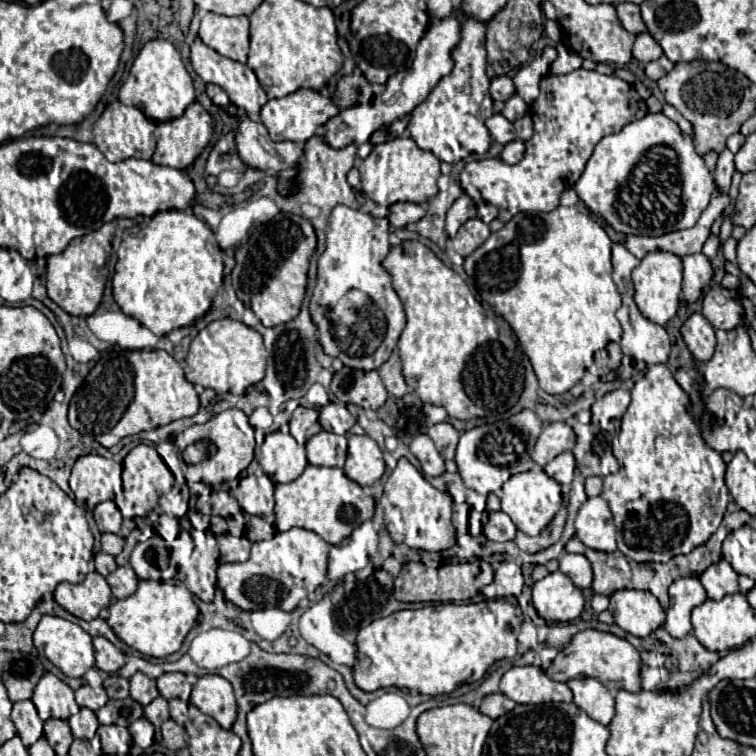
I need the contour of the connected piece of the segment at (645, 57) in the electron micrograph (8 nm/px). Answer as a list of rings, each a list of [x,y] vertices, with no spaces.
[[[643,32],[643,34],[637,34],[637,40],[633,44],[633,58],[647,64],[647,62],[653,62],[657,58],[663,56],[663,50],[661,46],[653,40],[653,36],[649,32]]]

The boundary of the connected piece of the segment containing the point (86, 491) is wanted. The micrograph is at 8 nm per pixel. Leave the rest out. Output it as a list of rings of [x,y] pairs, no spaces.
[[[81,456],[71,472],[69,486],[75,494],[75,502],[85,508],[95,508],[105,500],[113,500],[122,490],[123,466],[103,456]]]

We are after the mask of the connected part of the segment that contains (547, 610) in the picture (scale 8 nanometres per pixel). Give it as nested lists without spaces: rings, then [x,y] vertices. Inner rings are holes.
[[[557,572],[547,574],[533,586],[533,606],[539,616],[553,622],[569,622],[579,618],[585,606],[585,596],[569,576]]]

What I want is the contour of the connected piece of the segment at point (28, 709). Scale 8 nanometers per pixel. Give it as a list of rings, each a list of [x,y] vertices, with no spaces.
[[[21,700],[13,704],[11,720],[17,726],[19,738],[25,742],[25,746],[31,746],[43,736],[43,720],[37,714],[37,708],[31,700]]]

